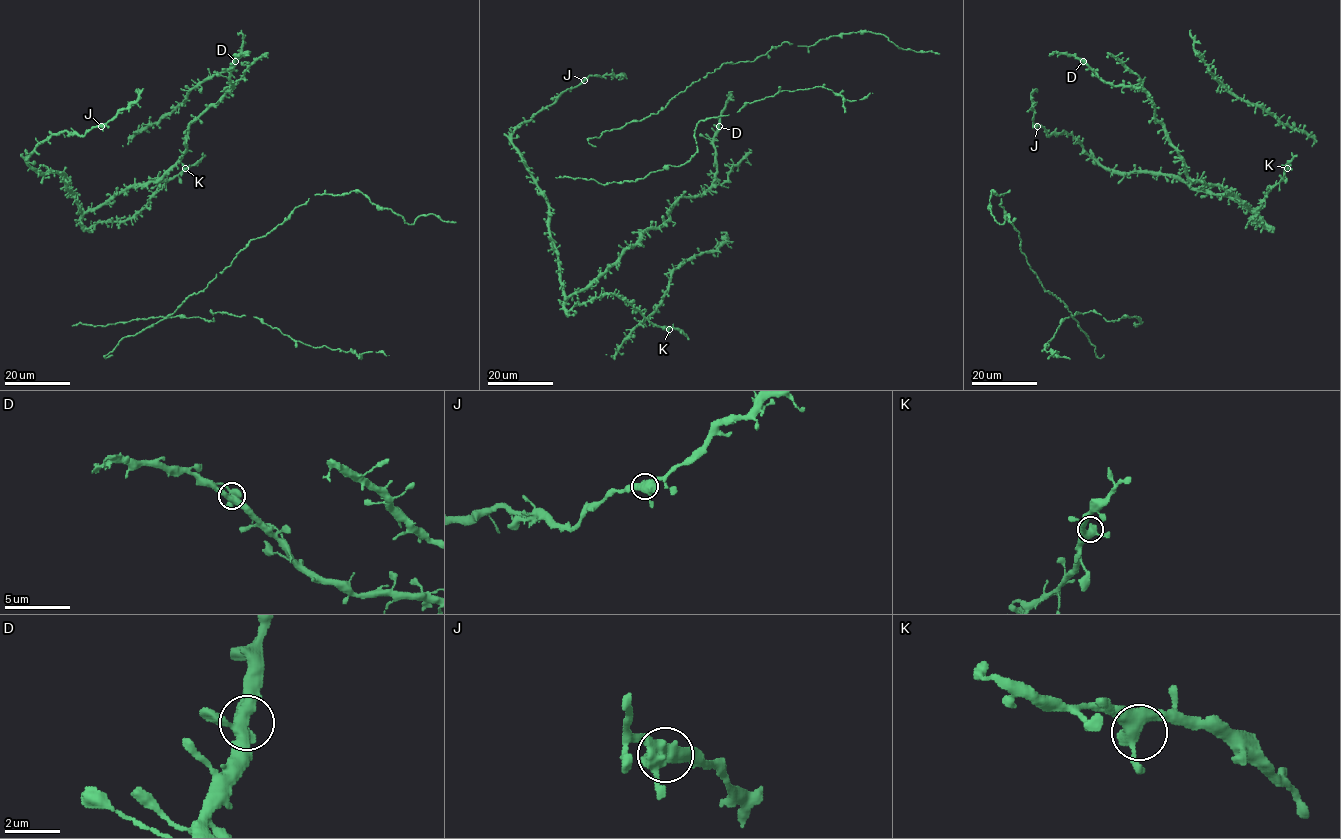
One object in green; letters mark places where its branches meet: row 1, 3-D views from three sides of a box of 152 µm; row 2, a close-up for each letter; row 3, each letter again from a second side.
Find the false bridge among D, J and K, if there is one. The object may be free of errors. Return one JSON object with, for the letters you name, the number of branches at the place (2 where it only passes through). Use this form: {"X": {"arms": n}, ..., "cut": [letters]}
{"cut": []}

